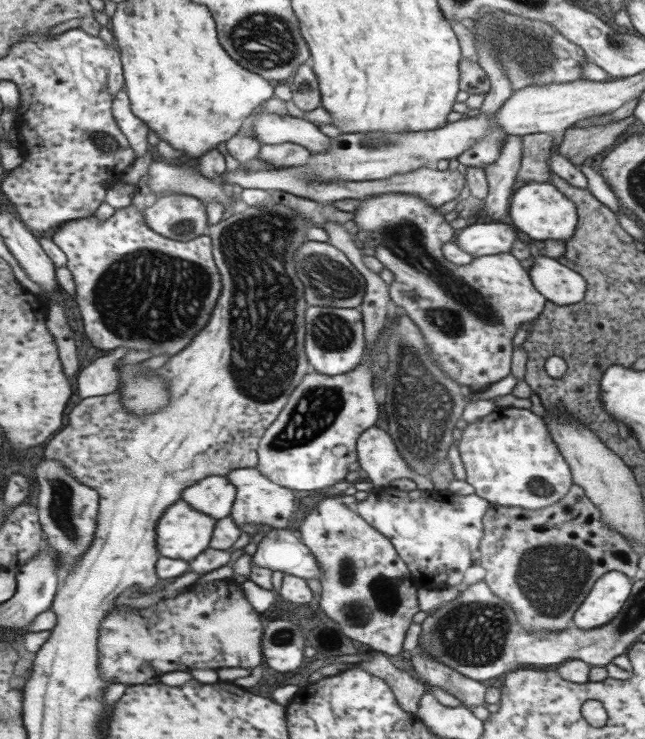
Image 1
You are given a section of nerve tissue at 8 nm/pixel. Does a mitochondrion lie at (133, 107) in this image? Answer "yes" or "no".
no

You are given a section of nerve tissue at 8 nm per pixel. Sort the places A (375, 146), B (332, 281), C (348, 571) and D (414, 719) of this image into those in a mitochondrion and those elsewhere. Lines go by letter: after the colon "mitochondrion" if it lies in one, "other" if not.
A: mitochondrion
B: mitochondrion
C: mitochondrion
D: other

